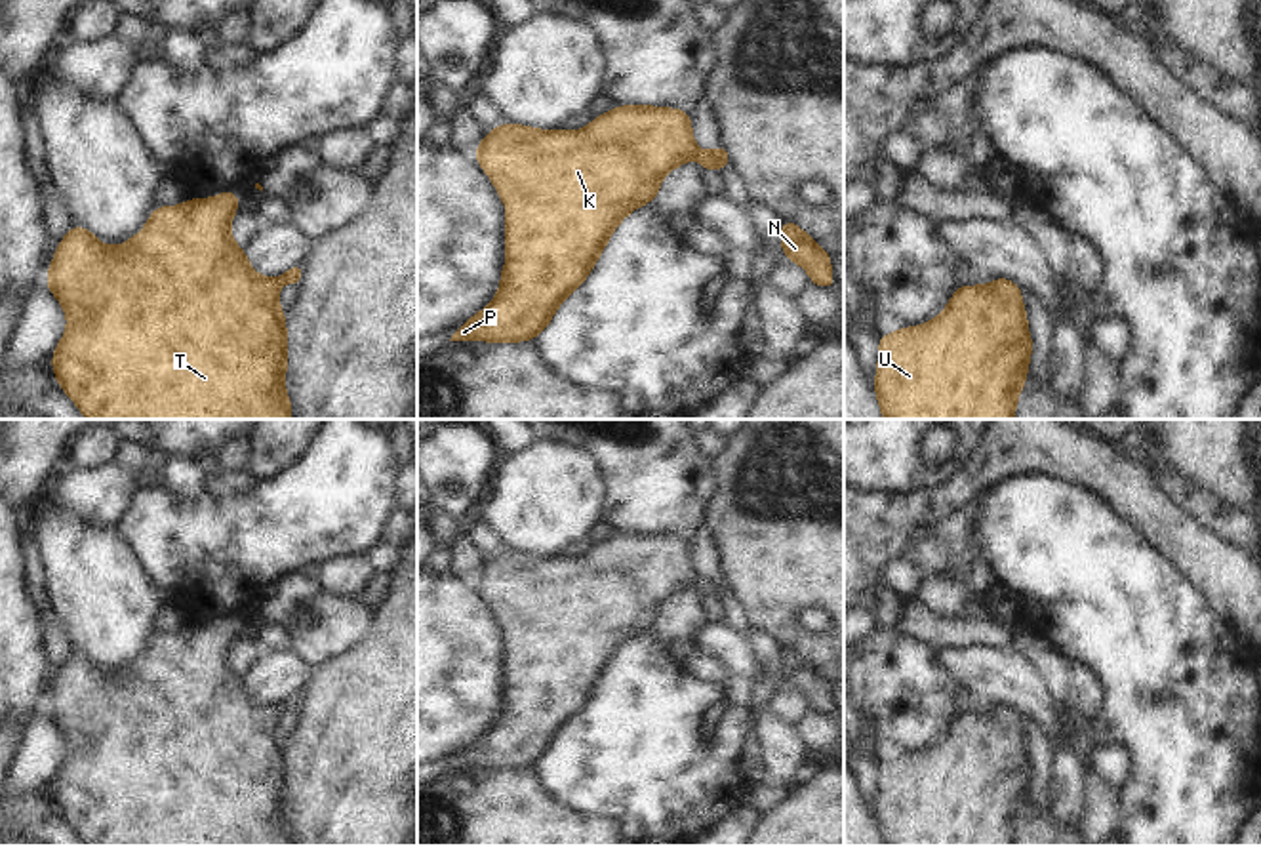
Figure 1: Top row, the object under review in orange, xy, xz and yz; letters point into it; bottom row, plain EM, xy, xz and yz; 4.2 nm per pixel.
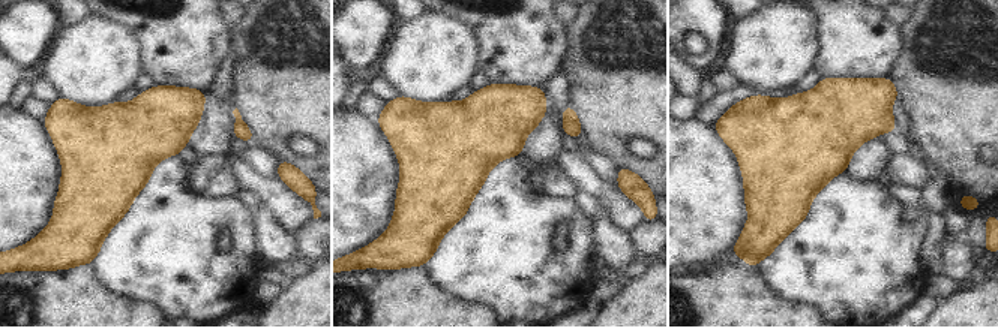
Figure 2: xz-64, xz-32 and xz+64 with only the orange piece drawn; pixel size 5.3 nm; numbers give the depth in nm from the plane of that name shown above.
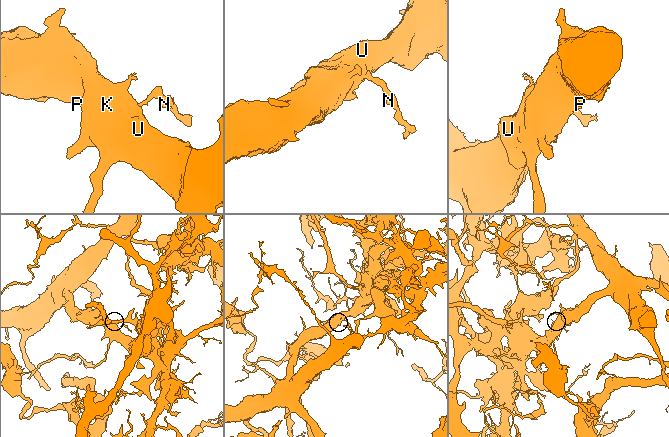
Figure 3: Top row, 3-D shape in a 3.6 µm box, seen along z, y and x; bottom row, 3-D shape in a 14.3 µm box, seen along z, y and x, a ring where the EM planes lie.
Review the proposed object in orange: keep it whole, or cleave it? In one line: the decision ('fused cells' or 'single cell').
single cell

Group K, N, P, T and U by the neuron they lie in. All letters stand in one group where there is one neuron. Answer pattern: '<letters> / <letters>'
K N P T U

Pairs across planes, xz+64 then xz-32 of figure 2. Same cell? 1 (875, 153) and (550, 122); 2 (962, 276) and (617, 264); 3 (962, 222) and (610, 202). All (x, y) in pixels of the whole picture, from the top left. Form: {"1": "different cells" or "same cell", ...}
{"1": "same cell", "2": "same cell", "3": "same cell"}

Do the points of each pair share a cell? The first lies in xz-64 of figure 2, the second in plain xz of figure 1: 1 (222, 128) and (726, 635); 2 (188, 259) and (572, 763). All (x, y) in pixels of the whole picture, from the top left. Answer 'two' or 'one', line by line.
1: two
2: one

